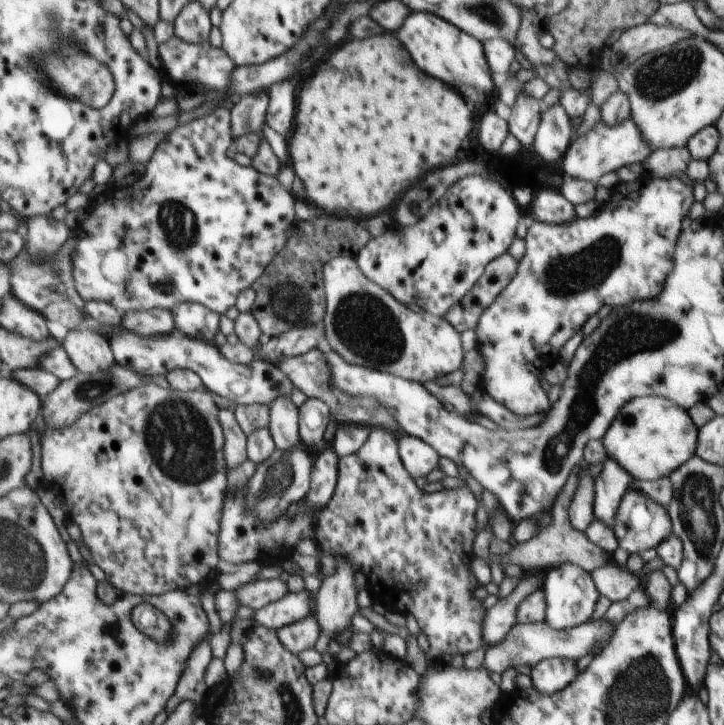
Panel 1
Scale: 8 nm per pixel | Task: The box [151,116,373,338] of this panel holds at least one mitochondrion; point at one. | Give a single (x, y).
(285, 310)

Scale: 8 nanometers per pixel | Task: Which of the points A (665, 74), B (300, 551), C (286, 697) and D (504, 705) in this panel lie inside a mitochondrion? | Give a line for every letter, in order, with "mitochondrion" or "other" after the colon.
A: mitochondrion
B: other
C: mitochondrion
D: other

